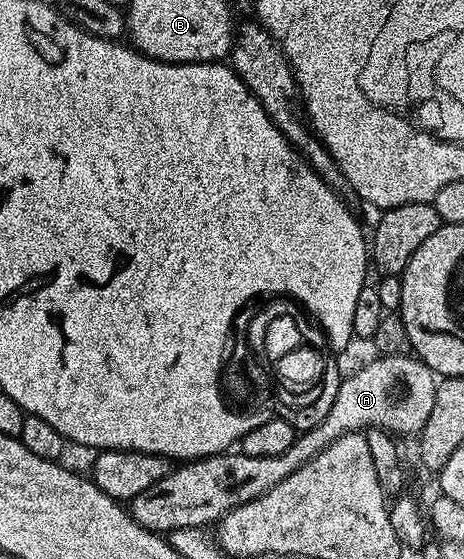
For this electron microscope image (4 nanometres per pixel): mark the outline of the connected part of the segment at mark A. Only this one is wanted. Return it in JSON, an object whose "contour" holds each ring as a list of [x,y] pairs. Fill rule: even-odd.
{"contour":[[[412,354],[377,355],[375,359],[341,379],[330,414],[326,414],[318,426],[299,433],[286,454],[278,454],[275,458],[250,458],[239,450],[229,450],[219,452],[217,456],[181,463],[173,467],[162,482],[154,482],[150,490],[142,490],[142,494],[131,500],[130,511],[134,522],[161,534],[184,528],[203,529],[210,526],[208,524],[215,525],[223,520],[230,510],[246,502],[254,502],[254,498],[274,490],[282,478],[290,478],[294,470],[306,466],[306,462],[322,454],[326,446],[346,434],[379,428],[397,437],[415,437],[422,426],[426,426],[430,410],[434,410],[437,377]]]}

